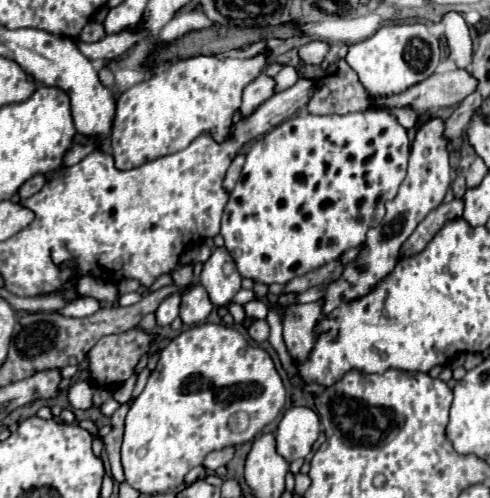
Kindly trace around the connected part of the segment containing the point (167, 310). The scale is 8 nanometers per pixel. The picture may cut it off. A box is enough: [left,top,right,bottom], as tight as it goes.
[156,292,180,326]

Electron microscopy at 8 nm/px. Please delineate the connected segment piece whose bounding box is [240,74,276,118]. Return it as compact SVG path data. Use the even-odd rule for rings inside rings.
M260 74L254 82L250 82L244 88L244 96L242 96L242 106L240 106L242 118L248 118L262 102L266 102L274 94L274 88L276 88L276 80L266 74Z

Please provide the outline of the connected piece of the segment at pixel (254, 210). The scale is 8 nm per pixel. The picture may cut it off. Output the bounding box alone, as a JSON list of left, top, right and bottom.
[220,110,410,284]

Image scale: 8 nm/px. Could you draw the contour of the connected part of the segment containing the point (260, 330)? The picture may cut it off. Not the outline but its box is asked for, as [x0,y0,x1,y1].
[248,320,270,344]

